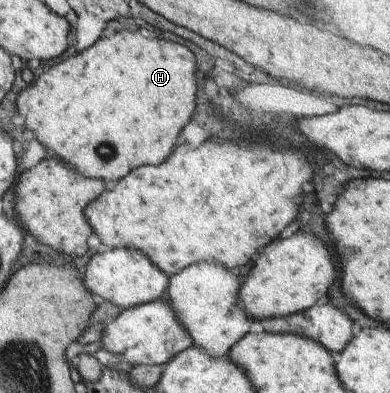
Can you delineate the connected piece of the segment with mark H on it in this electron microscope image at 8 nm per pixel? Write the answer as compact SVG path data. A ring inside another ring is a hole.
M122 30L109 38L99 39L87 50L77 52L75 56L71 56L59 64L46 66L43 73L37 78L36 84L26 87L18 94L16 107L18 113L25 120L25 128L33 132L35 141L39 141L48 151L53 153L53 156L63 159L79 174L90 179L101 179L111 185L120 178L127 177L133 169L143 166L143 164L157 165L169 158L169 154L173 152L173 148L177 144L179 132L183 130L183 126L191 120L191 116L195 112L195 92L197 92L195 56L191 54L191 50L187 50L183 44L177 44L177 42L167 42L167 40L159 40L159 38L145 38L137 32Z

